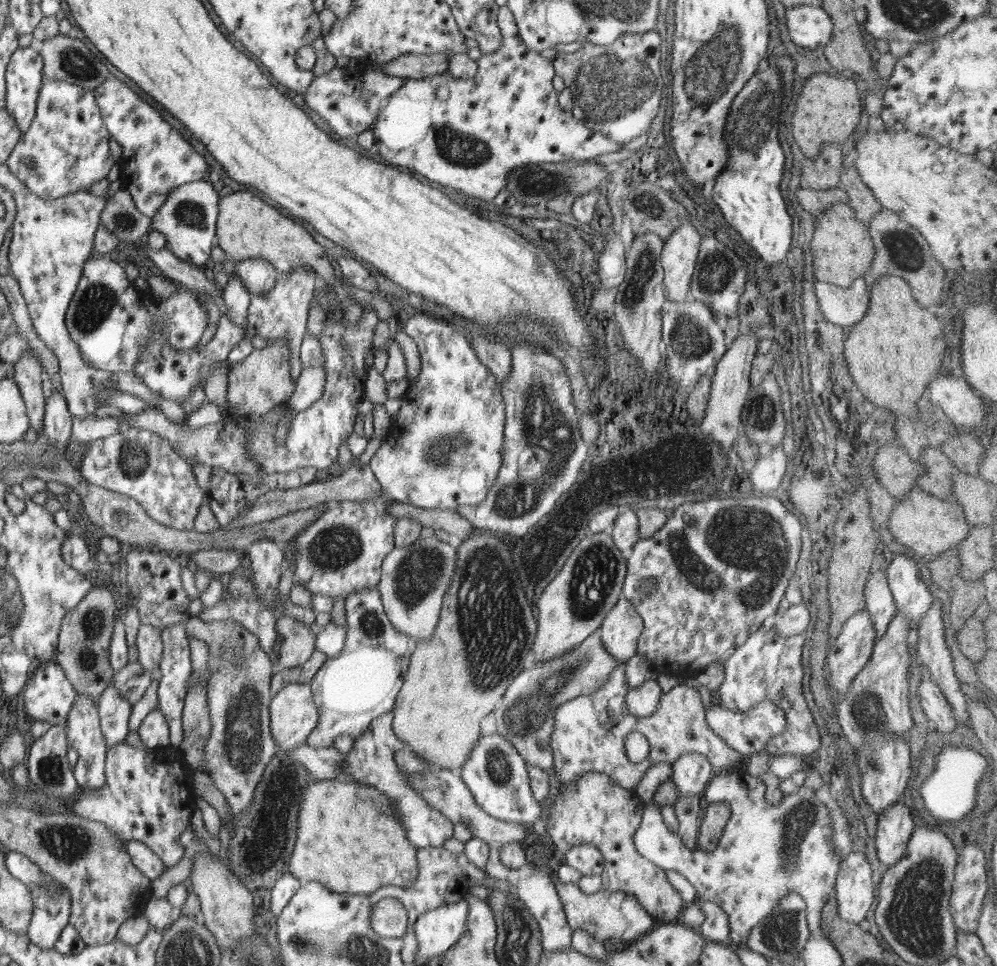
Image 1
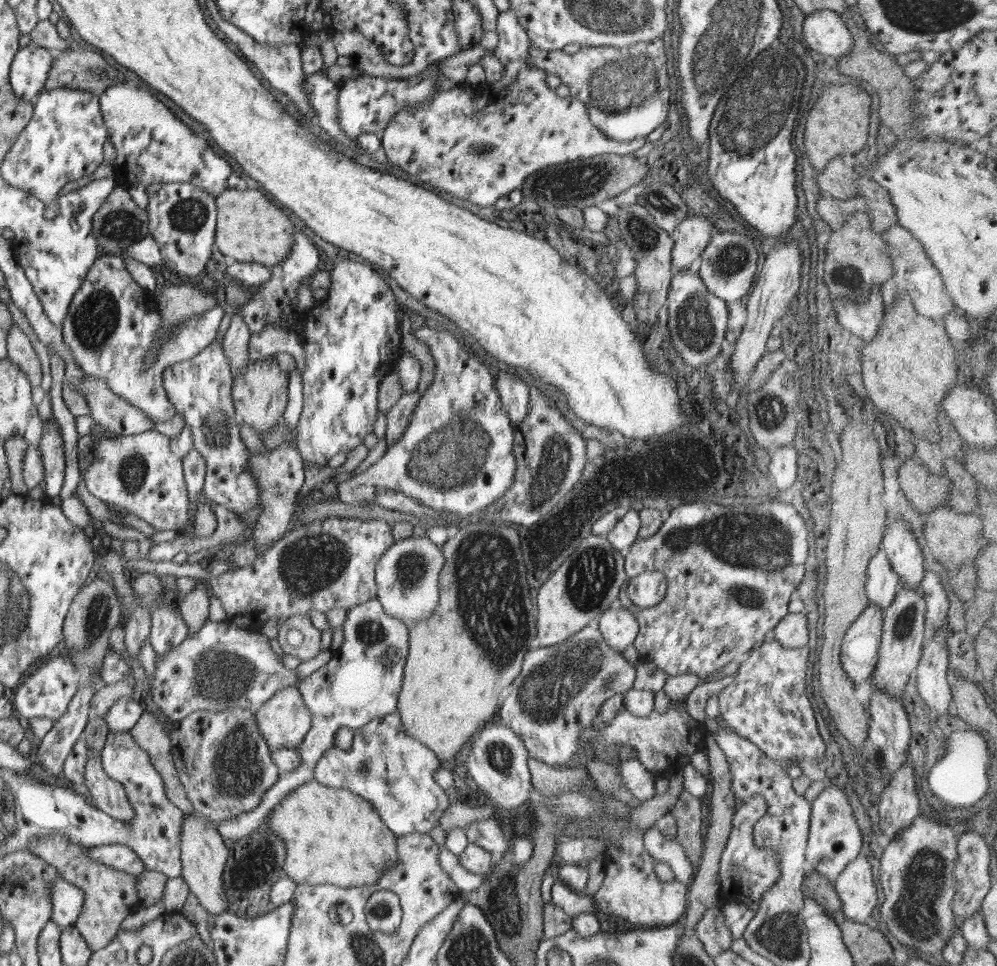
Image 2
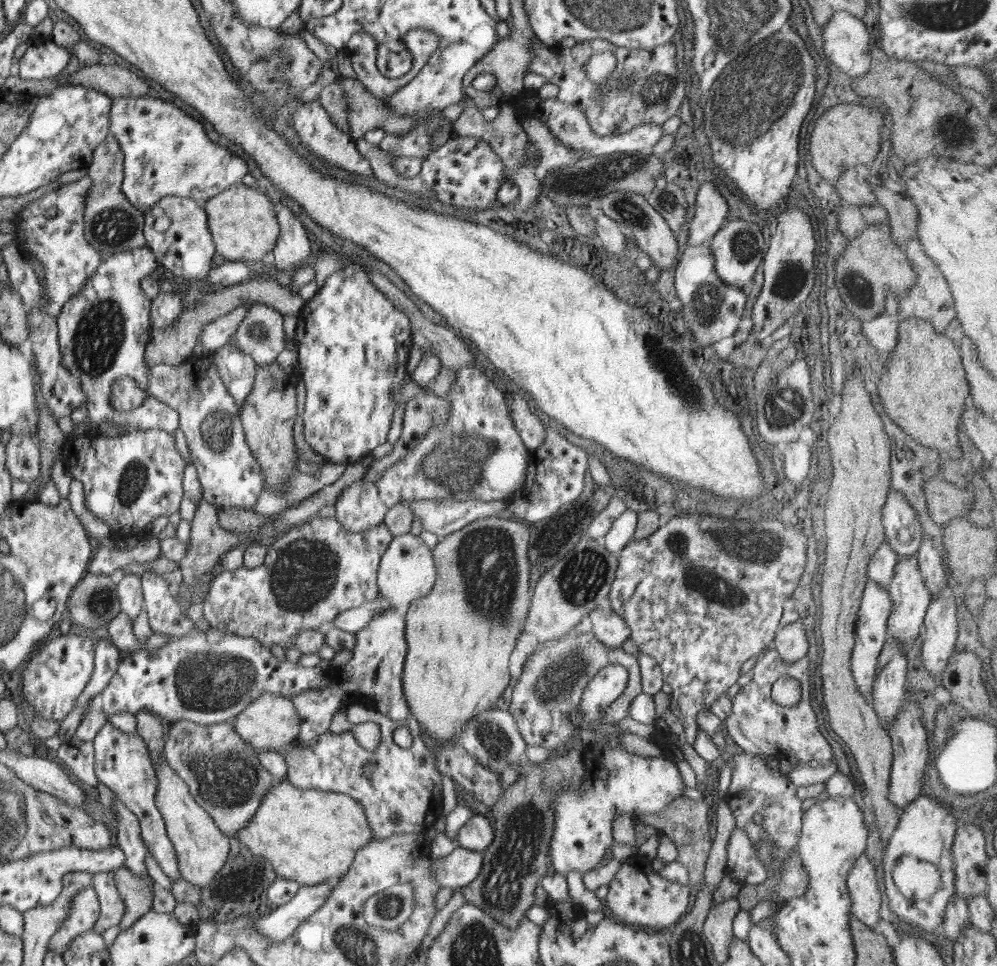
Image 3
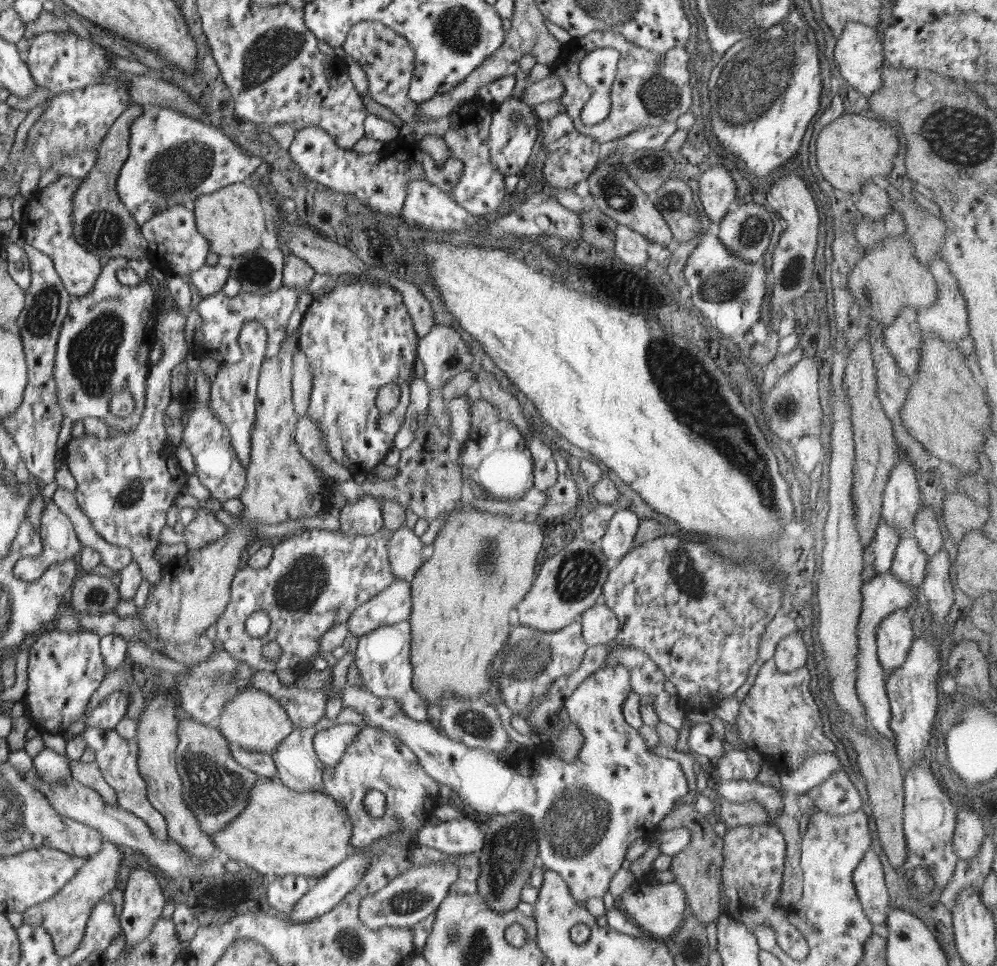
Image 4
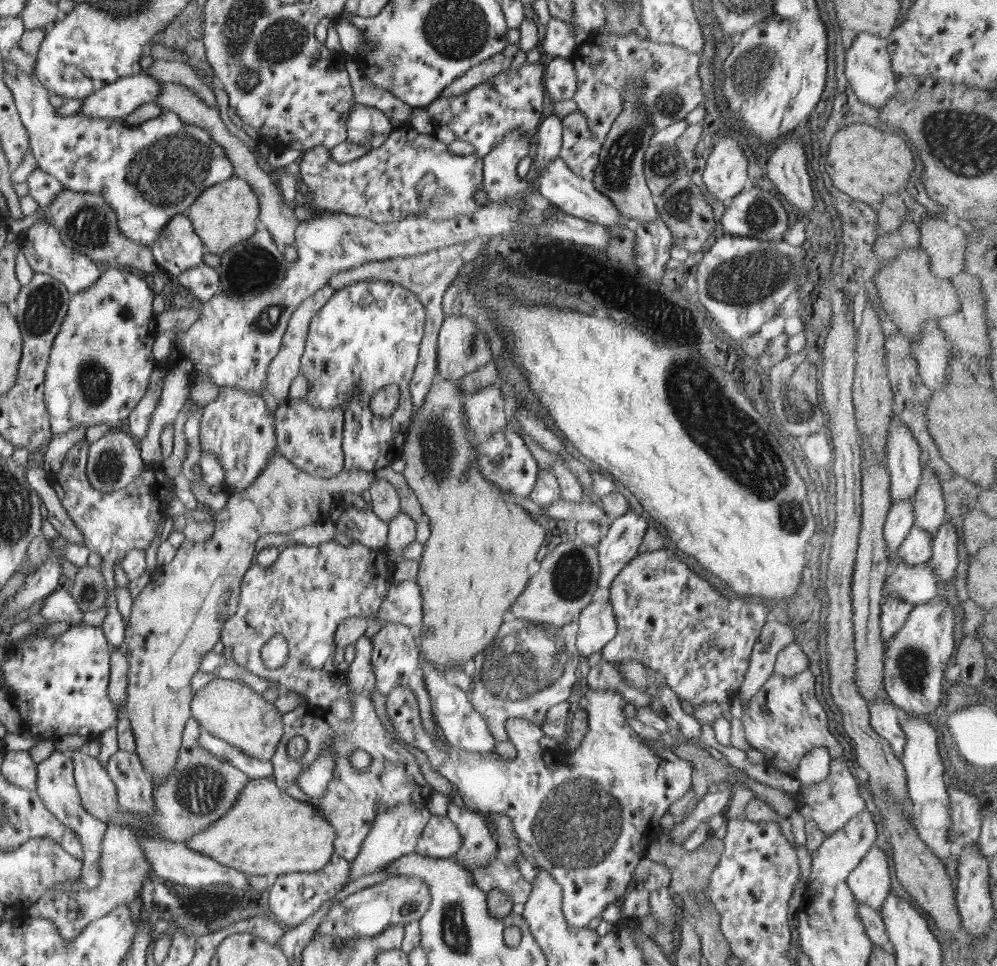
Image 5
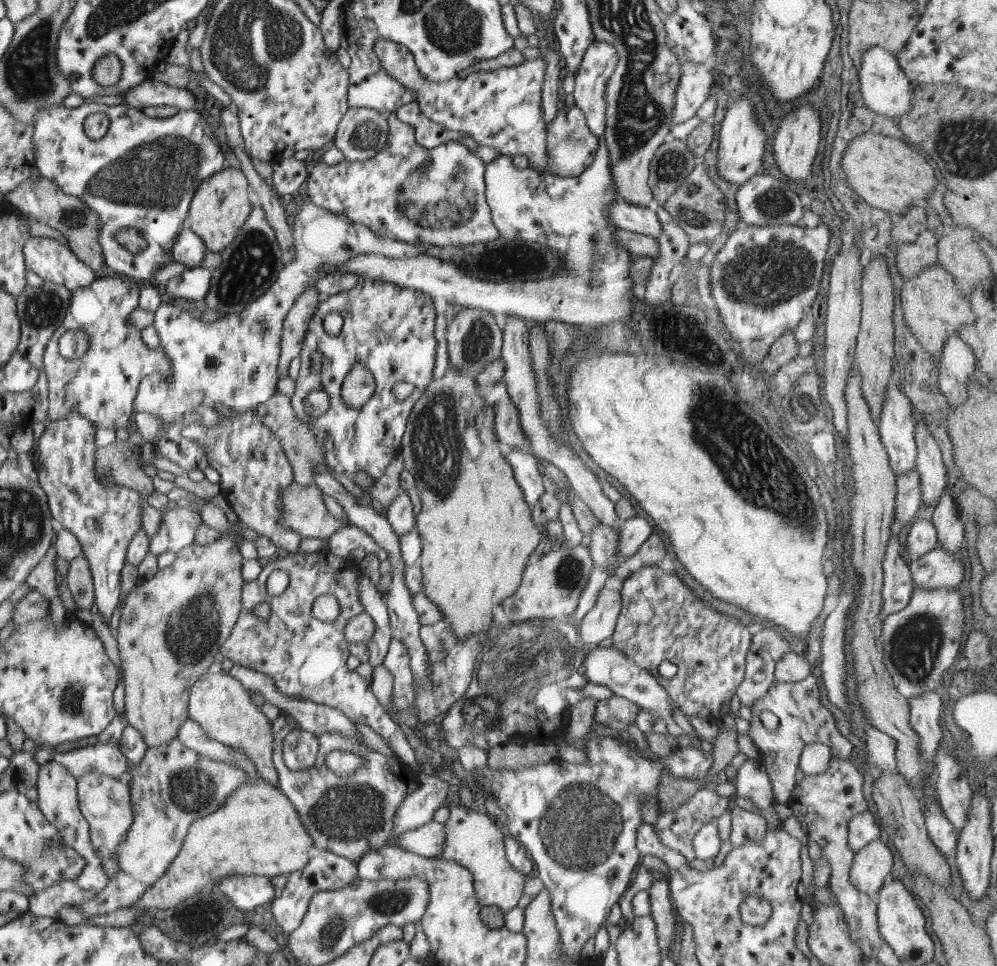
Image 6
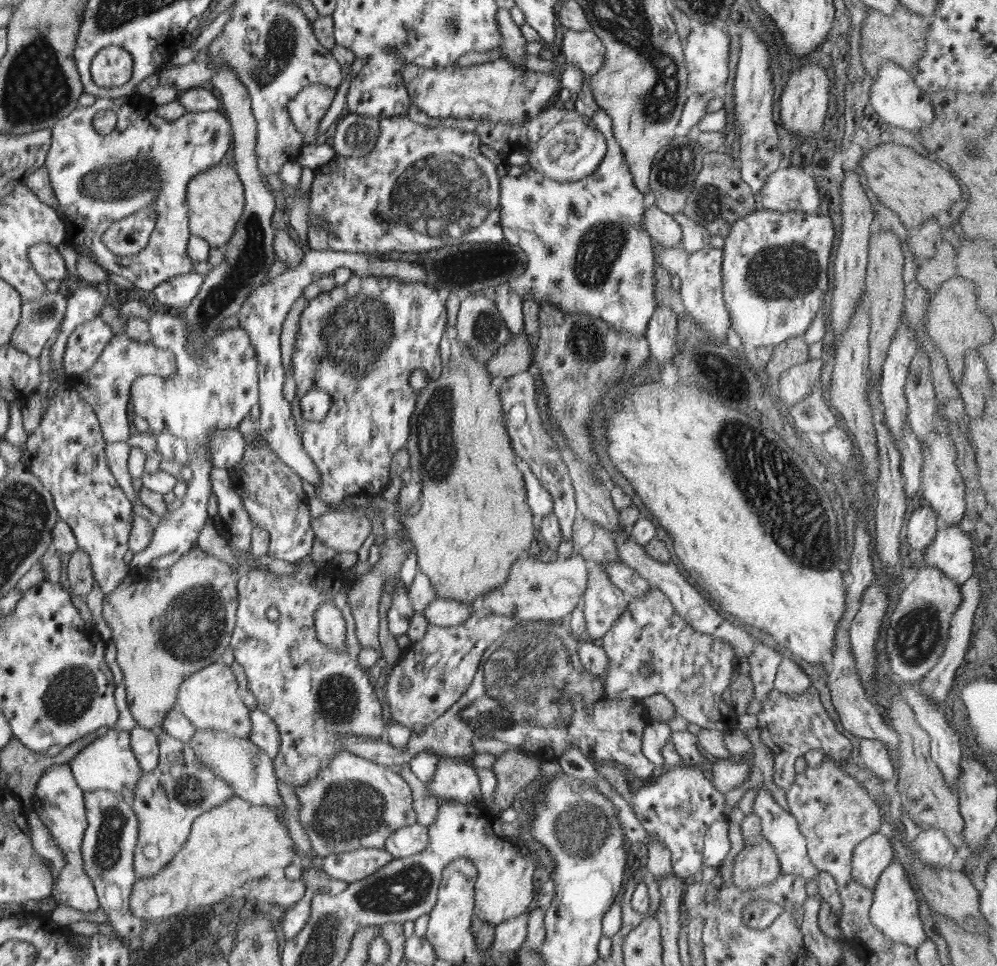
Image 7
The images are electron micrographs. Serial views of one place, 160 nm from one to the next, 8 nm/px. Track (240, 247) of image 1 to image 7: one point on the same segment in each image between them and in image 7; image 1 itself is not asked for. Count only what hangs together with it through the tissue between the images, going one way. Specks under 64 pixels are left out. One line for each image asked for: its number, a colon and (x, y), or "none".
2: (249, 228)
3: (242, 220)
4: (233, 220)
5: (226, 214)
6: (221, 207)
7: (218, 198)

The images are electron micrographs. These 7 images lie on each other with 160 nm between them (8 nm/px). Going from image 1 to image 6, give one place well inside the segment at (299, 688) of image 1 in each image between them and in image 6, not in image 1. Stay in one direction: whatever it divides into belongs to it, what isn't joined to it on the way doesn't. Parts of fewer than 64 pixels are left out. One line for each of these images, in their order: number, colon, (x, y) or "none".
2: (284, 720)
3: (270, 723)
4: (253, 720)
5: (230, 710)
6: (220, 705)

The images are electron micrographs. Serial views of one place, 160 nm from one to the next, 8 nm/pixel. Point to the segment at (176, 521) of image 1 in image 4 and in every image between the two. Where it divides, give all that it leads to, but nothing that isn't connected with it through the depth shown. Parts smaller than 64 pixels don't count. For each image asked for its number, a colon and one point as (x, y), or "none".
2: (142, 473)
3: (130, 480)
4: (124, 486)

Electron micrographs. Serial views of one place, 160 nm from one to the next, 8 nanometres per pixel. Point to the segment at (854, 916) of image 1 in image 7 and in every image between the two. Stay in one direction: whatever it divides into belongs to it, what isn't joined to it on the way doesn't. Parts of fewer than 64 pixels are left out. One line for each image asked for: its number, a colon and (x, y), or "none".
2: (854, 885)
3: (865, 895)
4: (868, 877)
5: (869, 882)
6: (871, 866)
7: (872, 855)

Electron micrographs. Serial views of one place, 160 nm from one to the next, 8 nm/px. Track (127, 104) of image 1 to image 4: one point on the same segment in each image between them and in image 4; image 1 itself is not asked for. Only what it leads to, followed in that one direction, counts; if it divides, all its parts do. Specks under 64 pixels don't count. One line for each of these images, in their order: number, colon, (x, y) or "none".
2: (152, 145)
3: (167, 153)
4: (174, 159)

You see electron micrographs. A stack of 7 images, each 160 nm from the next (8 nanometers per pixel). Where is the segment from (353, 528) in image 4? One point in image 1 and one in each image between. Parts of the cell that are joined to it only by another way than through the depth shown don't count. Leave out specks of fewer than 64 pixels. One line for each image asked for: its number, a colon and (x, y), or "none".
1: (444, 449)
2: (456, 454)
3: (478, 453)

